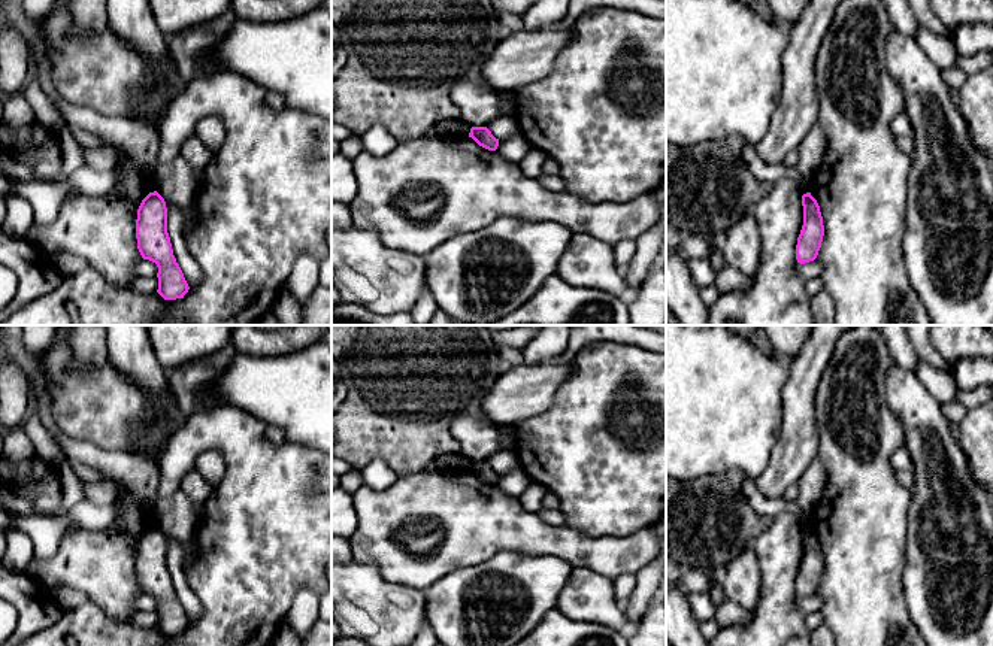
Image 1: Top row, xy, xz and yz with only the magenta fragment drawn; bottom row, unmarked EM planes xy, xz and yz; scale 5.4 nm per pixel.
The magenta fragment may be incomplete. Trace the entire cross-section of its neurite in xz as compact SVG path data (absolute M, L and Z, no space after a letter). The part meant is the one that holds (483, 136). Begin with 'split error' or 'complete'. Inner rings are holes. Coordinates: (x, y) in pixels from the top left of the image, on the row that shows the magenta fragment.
complete; M472 127L469 137L488 151L496 151L499 146L499 139L496 139L487 127Z

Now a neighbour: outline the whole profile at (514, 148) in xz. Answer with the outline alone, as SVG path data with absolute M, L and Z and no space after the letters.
M518 130L511 137L500 140L497 146L497 152L508 161L520 163L526 154L530 151L532 145Z

